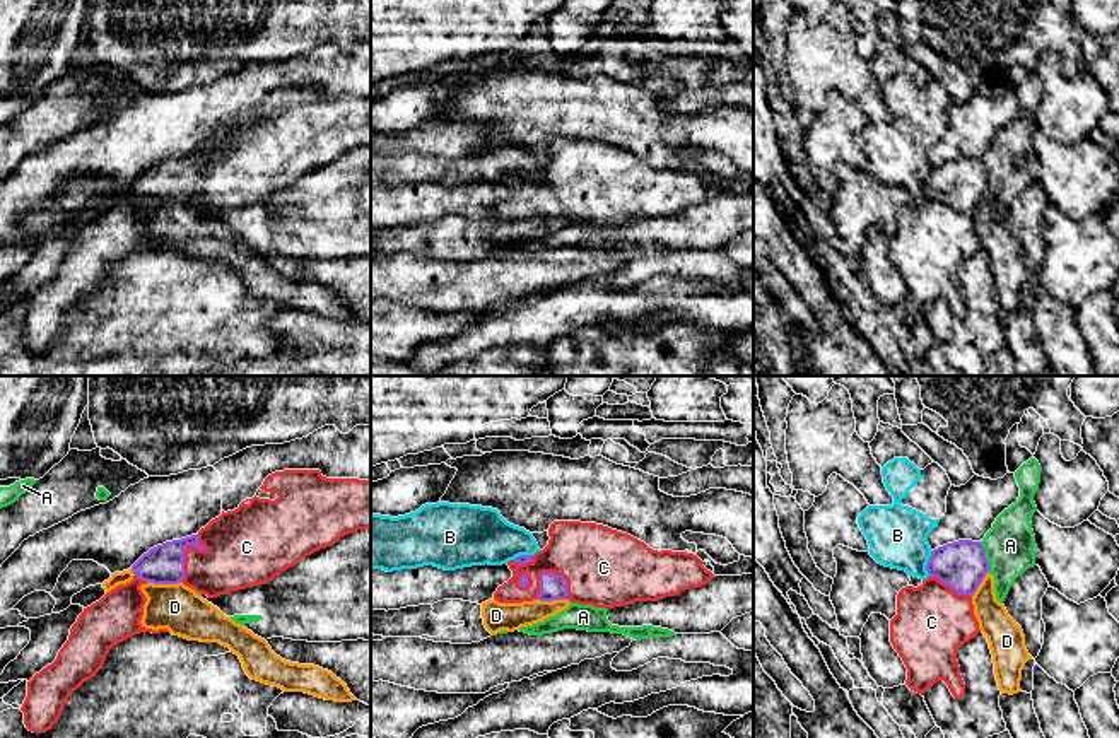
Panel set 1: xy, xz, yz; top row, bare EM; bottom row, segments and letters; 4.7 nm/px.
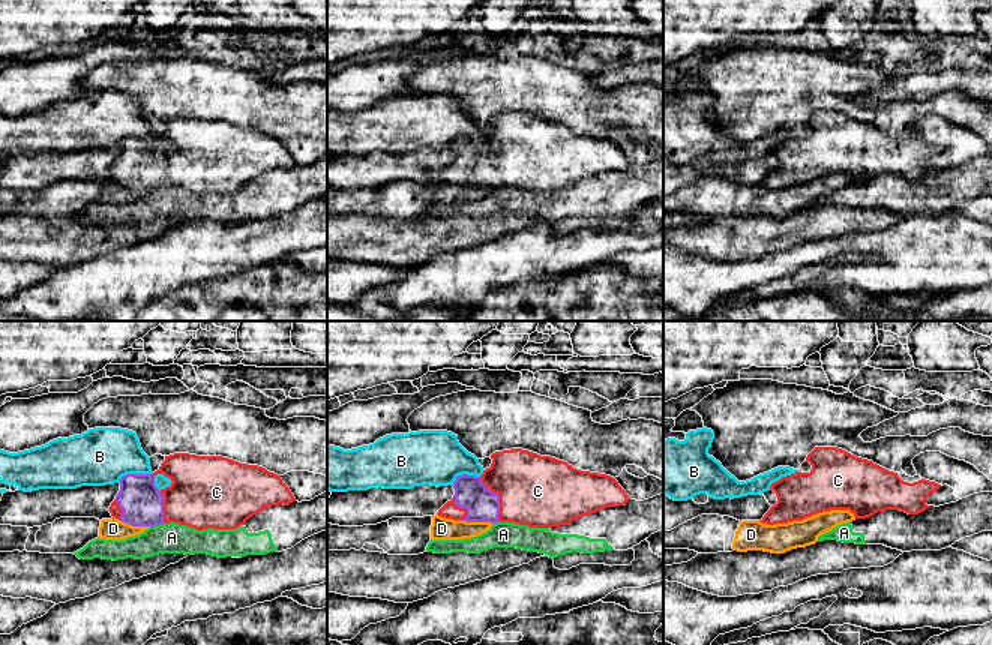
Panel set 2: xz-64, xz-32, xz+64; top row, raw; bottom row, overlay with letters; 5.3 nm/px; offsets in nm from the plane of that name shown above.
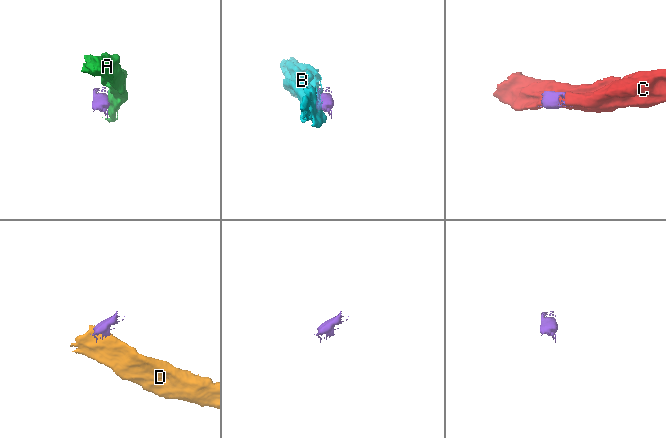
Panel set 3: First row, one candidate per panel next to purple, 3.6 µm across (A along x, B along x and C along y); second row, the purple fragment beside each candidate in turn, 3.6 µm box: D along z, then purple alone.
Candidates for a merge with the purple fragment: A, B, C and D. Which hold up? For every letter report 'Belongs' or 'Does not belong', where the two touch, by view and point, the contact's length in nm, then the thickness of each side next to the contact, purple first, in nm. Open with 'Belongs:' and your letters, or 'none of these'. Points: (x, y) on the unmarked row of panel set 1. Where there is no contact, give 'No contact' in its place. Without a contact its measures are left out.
Belongs: C
A: Does not belong. Touches purple at yz (984, 175). Shared border 150 nm. Thickness 240 nm (purple) against 240 nm
B: Does not belong. Touches purple at yz (928, 180). Shared border 120 nm. Thickness 240 nm (purple) against 280 nm
C: Belongs. Touches purple at xy (185, 168). Shared border 240 nm. Thickness 190 nm (purple) against 320 nm
D: Does not belong. Touches purple at xy (164, 200). Shared border 170 nm. Thickness 190 nm (purple) against 220 nm

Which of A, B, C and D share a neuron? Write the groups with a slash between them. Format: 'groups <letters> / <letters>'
groups A / B / C / D

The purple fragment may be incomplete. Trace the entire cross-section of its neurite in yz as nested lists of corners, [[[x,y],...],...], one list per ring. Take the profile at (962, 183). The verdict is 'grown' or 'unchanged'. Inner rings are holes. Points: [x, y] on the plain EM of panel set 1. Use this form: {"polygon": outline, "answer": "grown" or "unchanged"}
{"polygon": [[[958,157],[931,169],[926,181],[929,191],[921,203],[905,203],[897,212],[897,232],[890,237],[890,260],[907,285],[905,302],[924,311],[943,297],[955,316],[965,313],[957,268],[974,256],[981,246],[974,232],[972,214],[989,190],[986,166],[981,159]]], "answer": "grown"}

